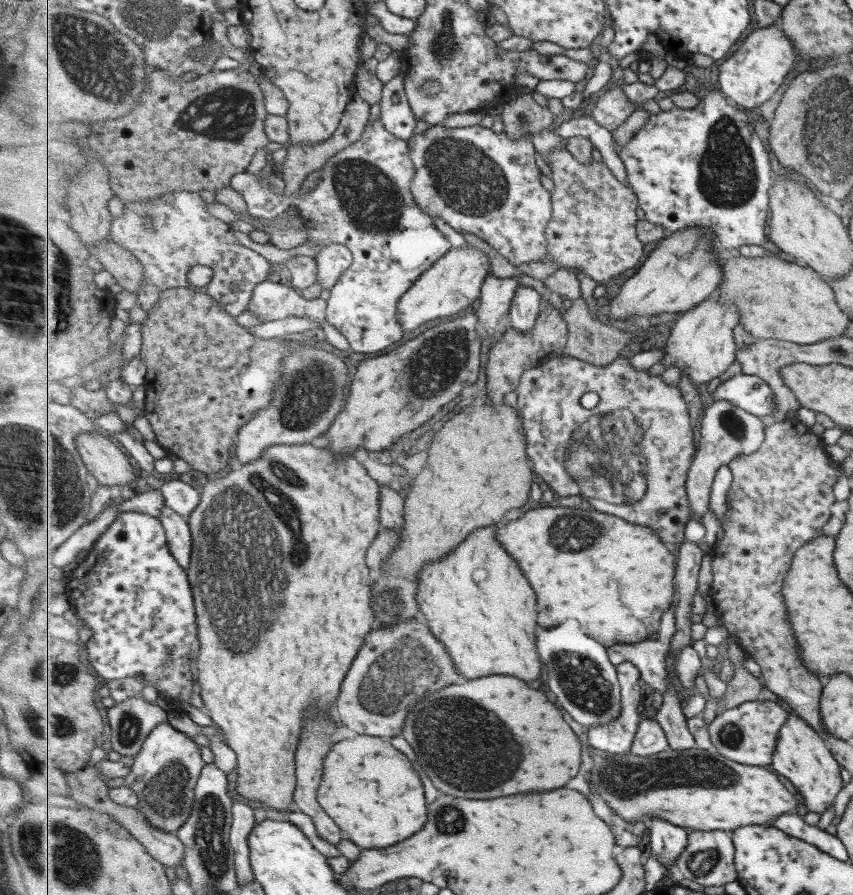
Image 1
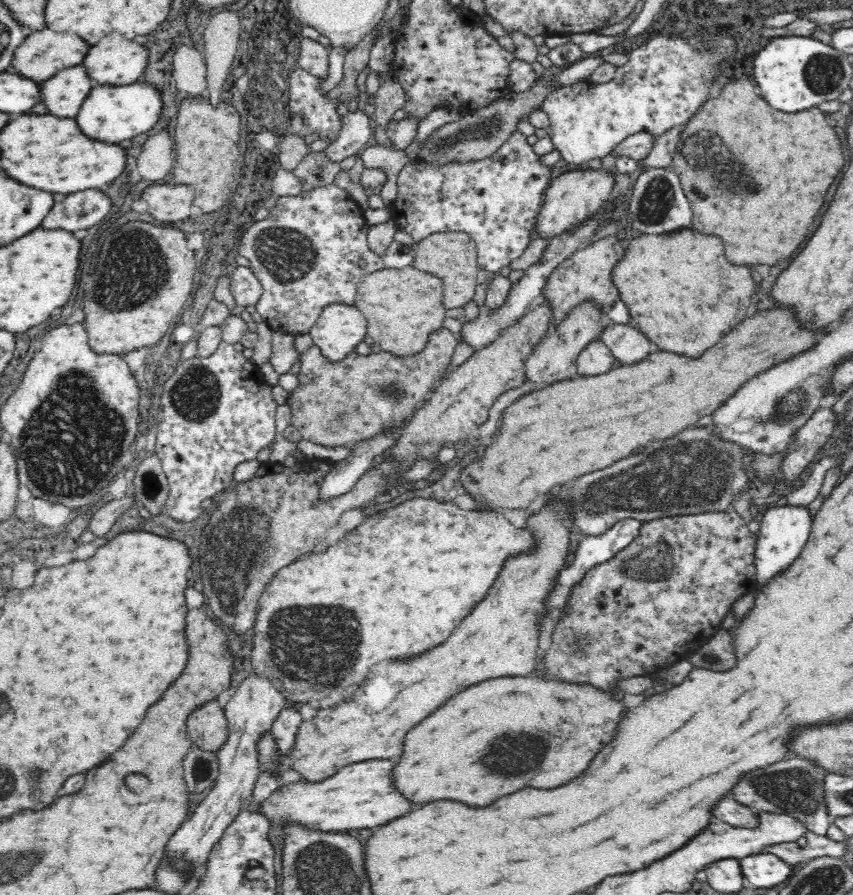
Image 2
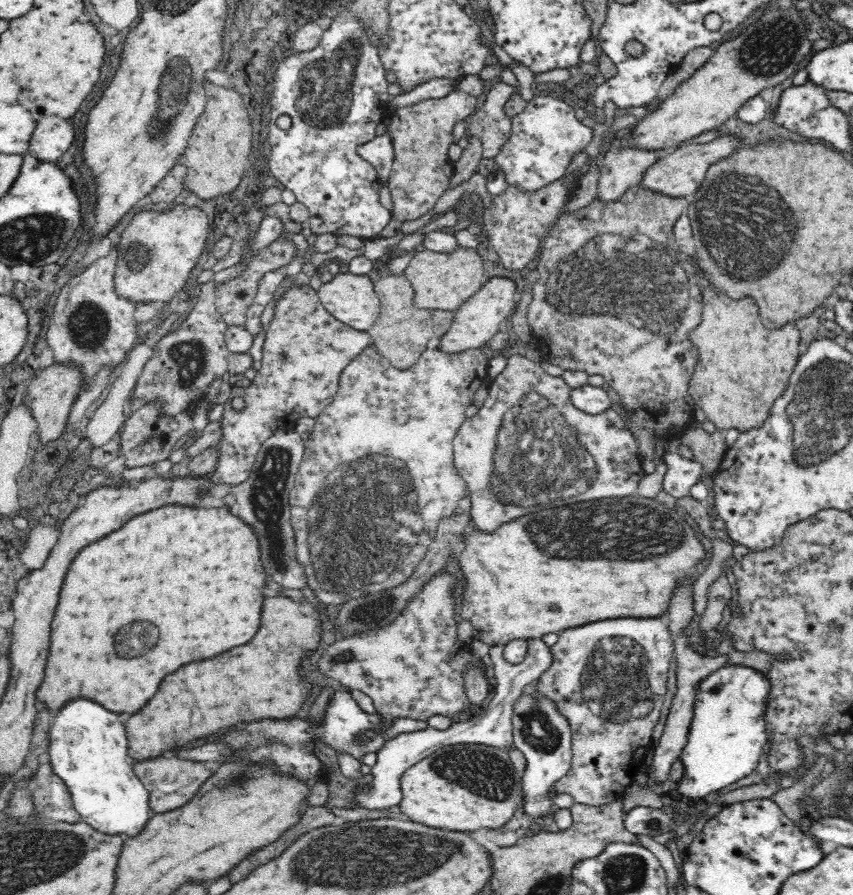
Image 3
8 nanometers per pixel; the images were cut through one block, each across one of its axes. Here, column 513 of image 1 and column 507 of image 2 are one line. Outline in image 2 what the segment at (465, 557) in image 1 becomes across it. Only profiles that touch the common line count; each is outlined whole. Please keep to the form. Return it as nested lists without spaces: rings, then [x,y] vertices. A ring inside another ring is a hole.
[[[554,494],[548,498],[546,506],[542,506],[540,512],[532,514],[528,518],[526,530],[532,532],[534,544],[528,554],[512,556],[504,562],[502,572],[498,574],[498,580],[486,594],[486,598],[458,624],[458,628],[452,632],[452,636],[434,648],[434,652],[426,652],[422,656],[414,656],[414,660],[400,660],[400,662],[386,662],[376,664],[368,678],[362,682],[358,692],[354,692],[352,698],[344,700],[338,706],[320,710],[316,718],[302,721],[297,735],[296,744],[291,748],[289,764],[294,770],[302,774],[304,780],[324,780],[338,772],[346,764],[362,762],[362,760],[392,760],[402,754],[402,740],[404,734],[414,728],[422,718],[430,716],[436,708],[440,708],[448,698],[462,692],[464,688],[490,680],[500,676],[526,676],[534,670],[538,655],[538,644],[542,635],[541,620],[547,613],[547,603],[550,600],[550,592],[554,592],[555,582],[559,572],[566,567],[566,556],[570,550],[570,528],[566,524],[572,524],[576,520],[575,506],[572,499],[560,499]]]

